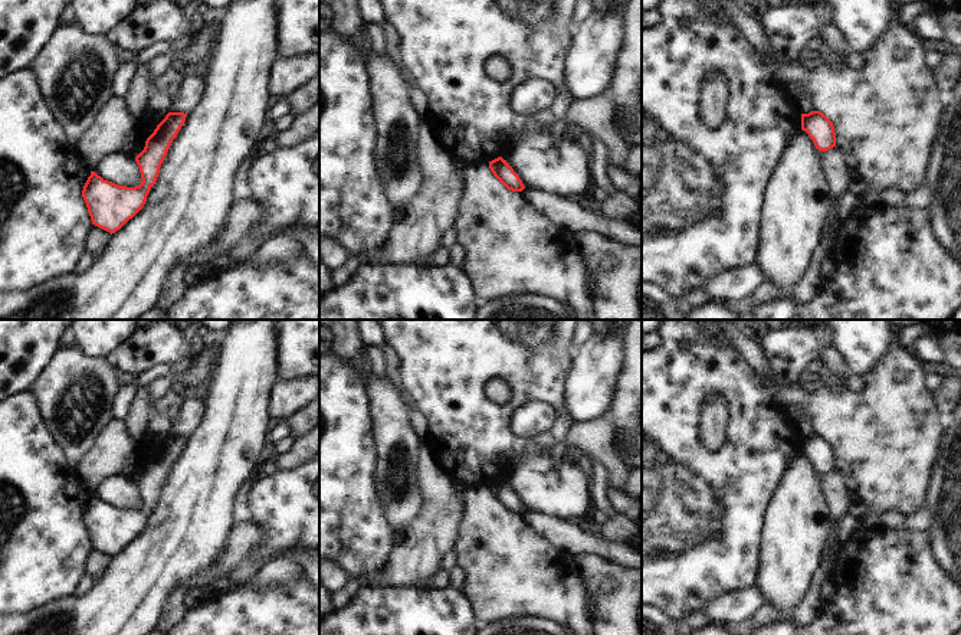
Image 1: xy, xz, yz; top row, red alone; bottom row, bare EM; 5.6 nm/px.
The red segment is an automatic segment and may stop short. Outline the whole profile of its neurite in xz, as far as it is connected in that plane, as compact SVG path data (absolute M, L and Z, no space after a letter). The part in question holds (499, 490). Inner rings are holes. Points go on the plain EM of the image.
M502 479L489 484L489 491L508 513L522 514L525 511L519 498Z

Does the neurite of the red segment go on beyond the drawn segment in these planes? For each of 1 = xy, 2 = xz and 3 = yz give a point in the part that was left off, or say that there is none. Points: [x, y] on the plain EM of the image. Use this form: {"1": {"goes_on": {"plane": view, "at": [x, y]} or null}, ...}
{"1": {"goes_on": null}, "2": {"goes_on": null}, "3": {"goes_on": null}}

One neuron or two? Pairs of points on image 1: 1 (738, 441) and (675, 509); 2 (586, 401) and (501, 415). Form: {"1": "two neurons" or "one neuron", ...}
{"1": "one neuron", "2": "two neurons"}

